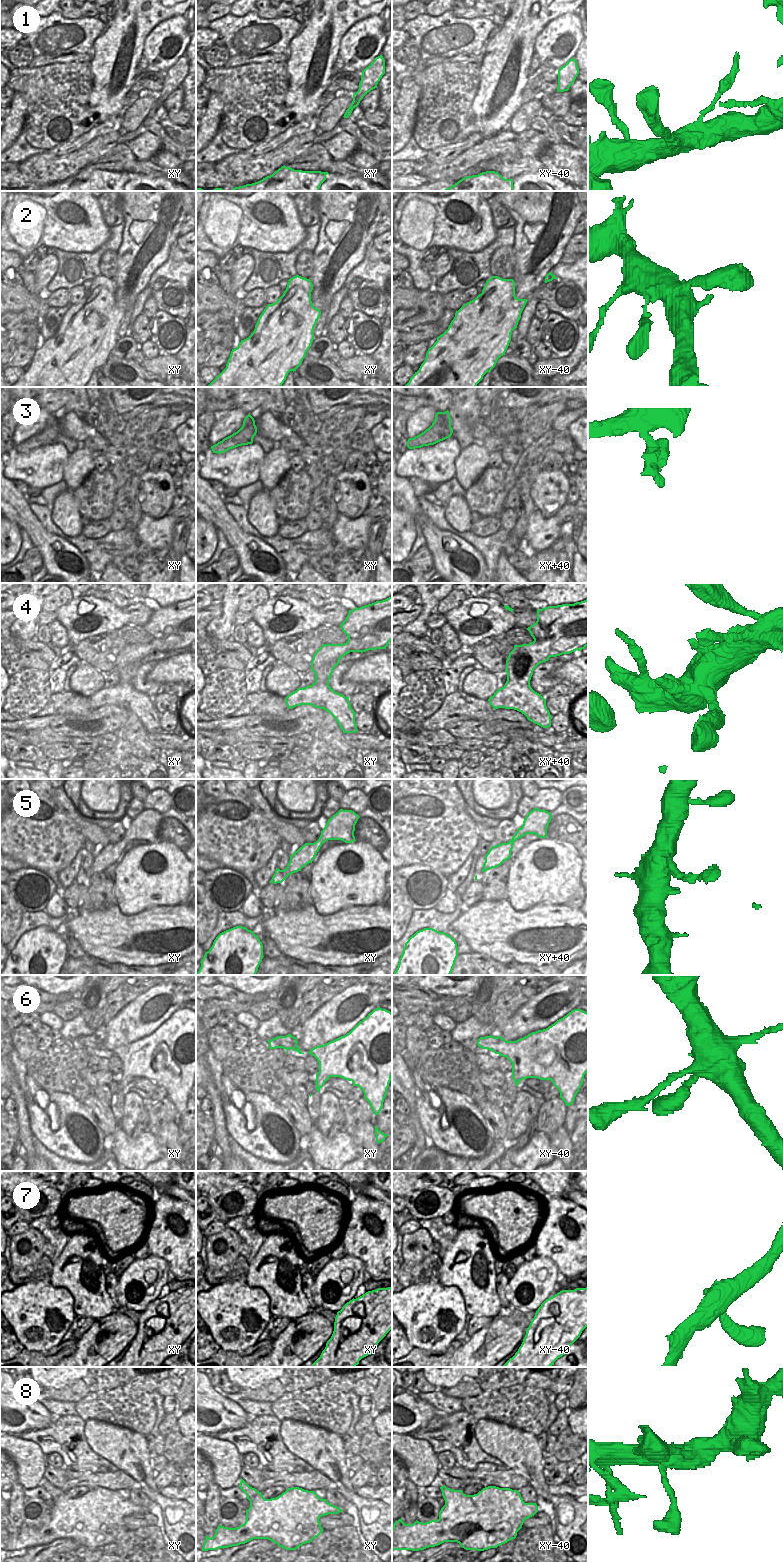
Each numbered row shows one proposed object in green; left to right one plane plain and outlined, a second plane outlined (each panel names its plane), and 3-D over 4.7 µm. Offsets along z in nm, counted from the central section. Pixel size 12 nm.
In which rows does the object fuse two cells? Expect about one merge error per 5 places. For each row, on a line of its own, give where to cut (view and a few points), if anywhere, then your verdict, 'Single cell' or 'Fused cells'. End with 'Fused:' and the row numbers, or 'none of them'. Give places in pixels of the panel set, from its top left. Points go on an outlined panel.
1: Split along xy (350, 106), (353, 108). Fused cells
2: No split. Single cell
3: No split. Single cell
4: No split. Single cell
5: No split. Single cell
6: No split. Single cell
7: No split. Single cell
8: No split. Single cell
Fused: 1.

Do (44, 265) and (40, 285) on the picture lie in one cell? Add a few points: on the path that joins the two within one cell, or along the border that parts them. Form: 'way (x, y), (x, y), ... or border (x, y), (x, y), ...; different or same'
way (44, 270), (42, 280); same

